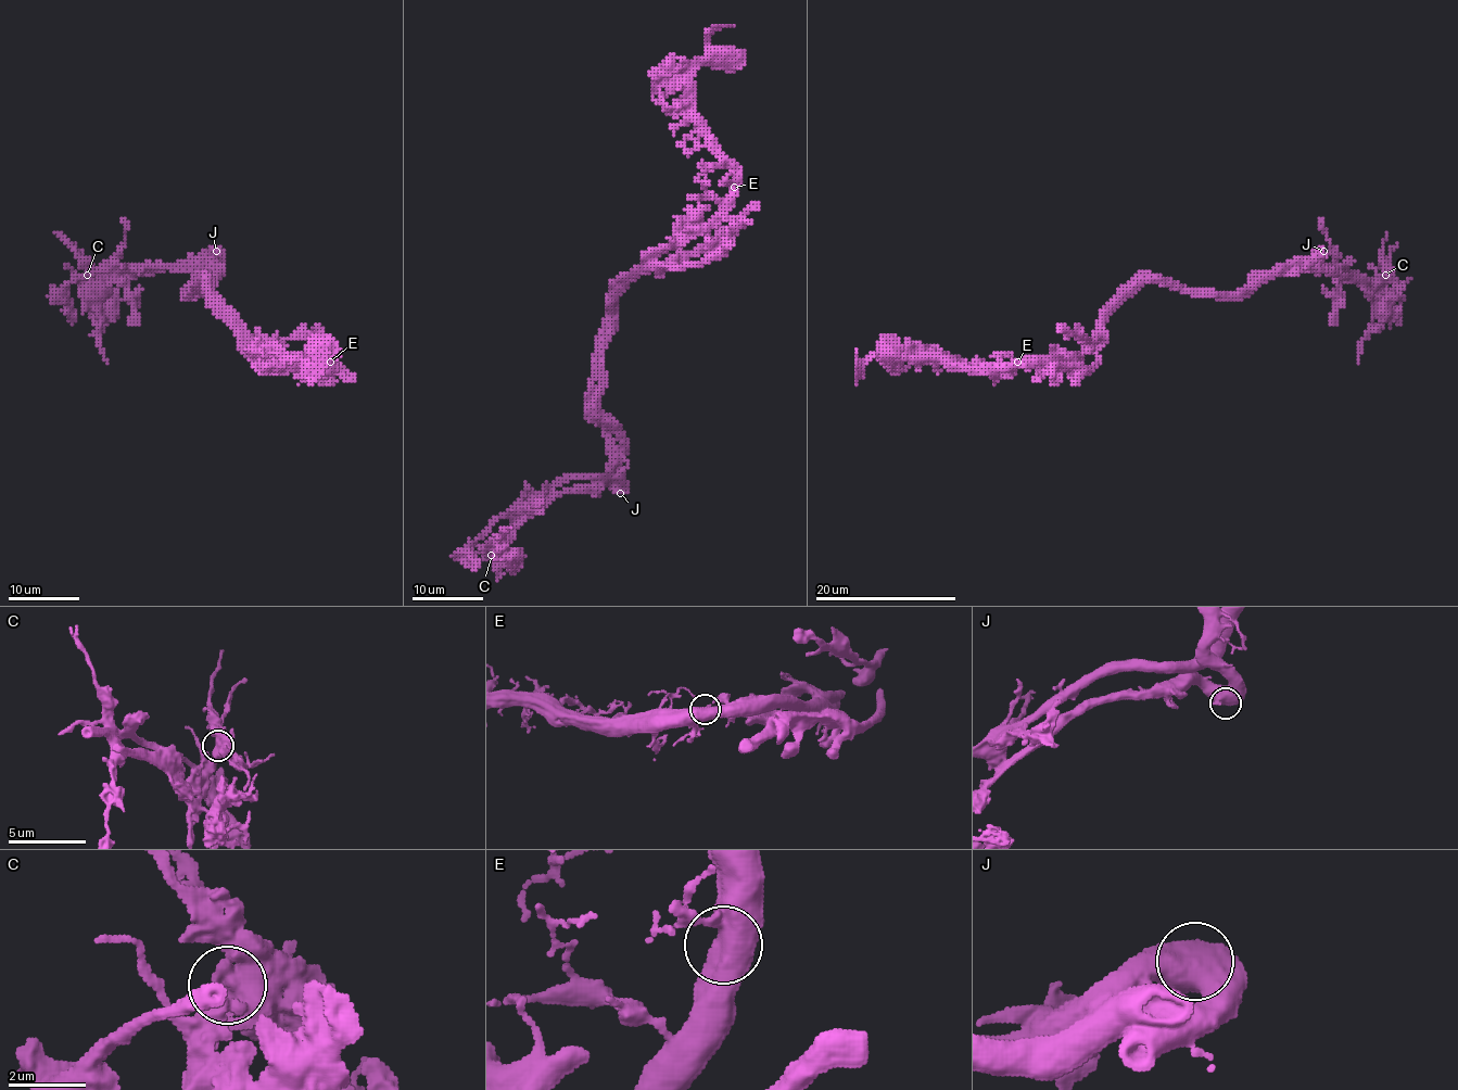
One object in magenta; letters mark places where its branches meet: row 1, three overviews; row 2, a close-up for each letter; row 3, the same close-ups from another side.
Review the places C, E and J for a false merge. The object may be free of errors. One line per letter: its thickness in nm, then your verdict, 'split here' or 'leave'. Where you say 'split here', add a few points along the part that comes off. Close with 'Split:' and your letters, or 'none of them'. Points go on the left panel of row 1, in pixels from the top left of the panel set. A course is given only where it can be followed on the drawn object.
C: calibre 600 nm; leave
E: calibre 650 nm; split here; course (329, 363), (256, 357), (204, 279), (185, 292), (218, 258), (114, 276), (92, 292), (87, 264), (55, 231)
J: calibre 550 nm; leave
Split: E

